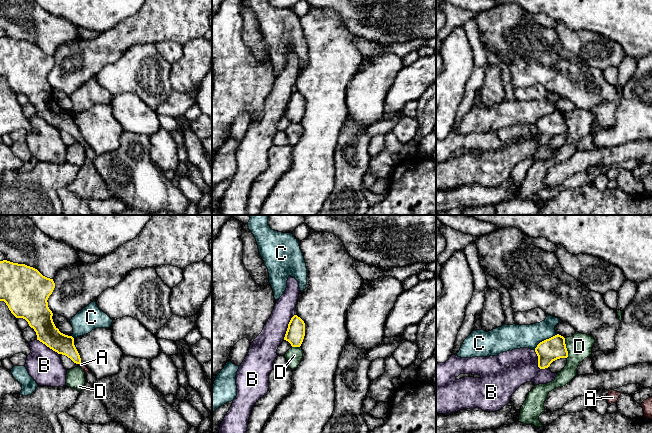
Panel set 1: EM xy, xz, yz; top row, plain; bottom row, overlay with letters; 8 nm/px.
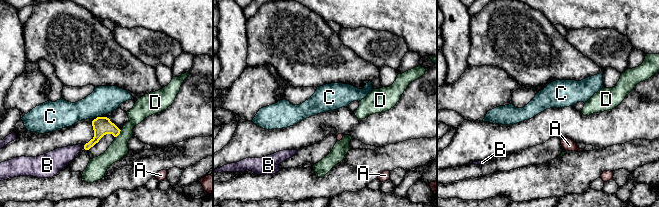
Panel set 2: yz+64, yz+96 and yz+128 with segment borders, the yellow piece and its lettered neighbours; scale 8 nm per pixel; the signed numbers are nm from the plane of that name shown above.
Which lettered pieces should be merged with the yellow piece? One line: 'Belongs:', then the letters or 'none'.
Belongs: A

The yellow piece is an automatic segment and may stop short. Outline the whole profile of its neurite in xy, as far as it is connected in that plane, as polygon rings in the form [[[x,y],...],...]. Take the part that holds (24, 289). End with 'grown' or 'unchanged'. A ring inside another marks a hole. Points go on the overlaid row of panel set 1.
[[[7,260],[0,261],[0,301],[4,301],[16,318],[25,319],[34,329],[37,340],[47,347],[70,358],[85,372],[89,369],[82,363],[80,355],[74,345],[74,338],[65,335],[55,326],[53,313],[48,307],[48,298],[55,288],[53,279],[43,276],[37,269],[25,264],[13,263]]]; grown

